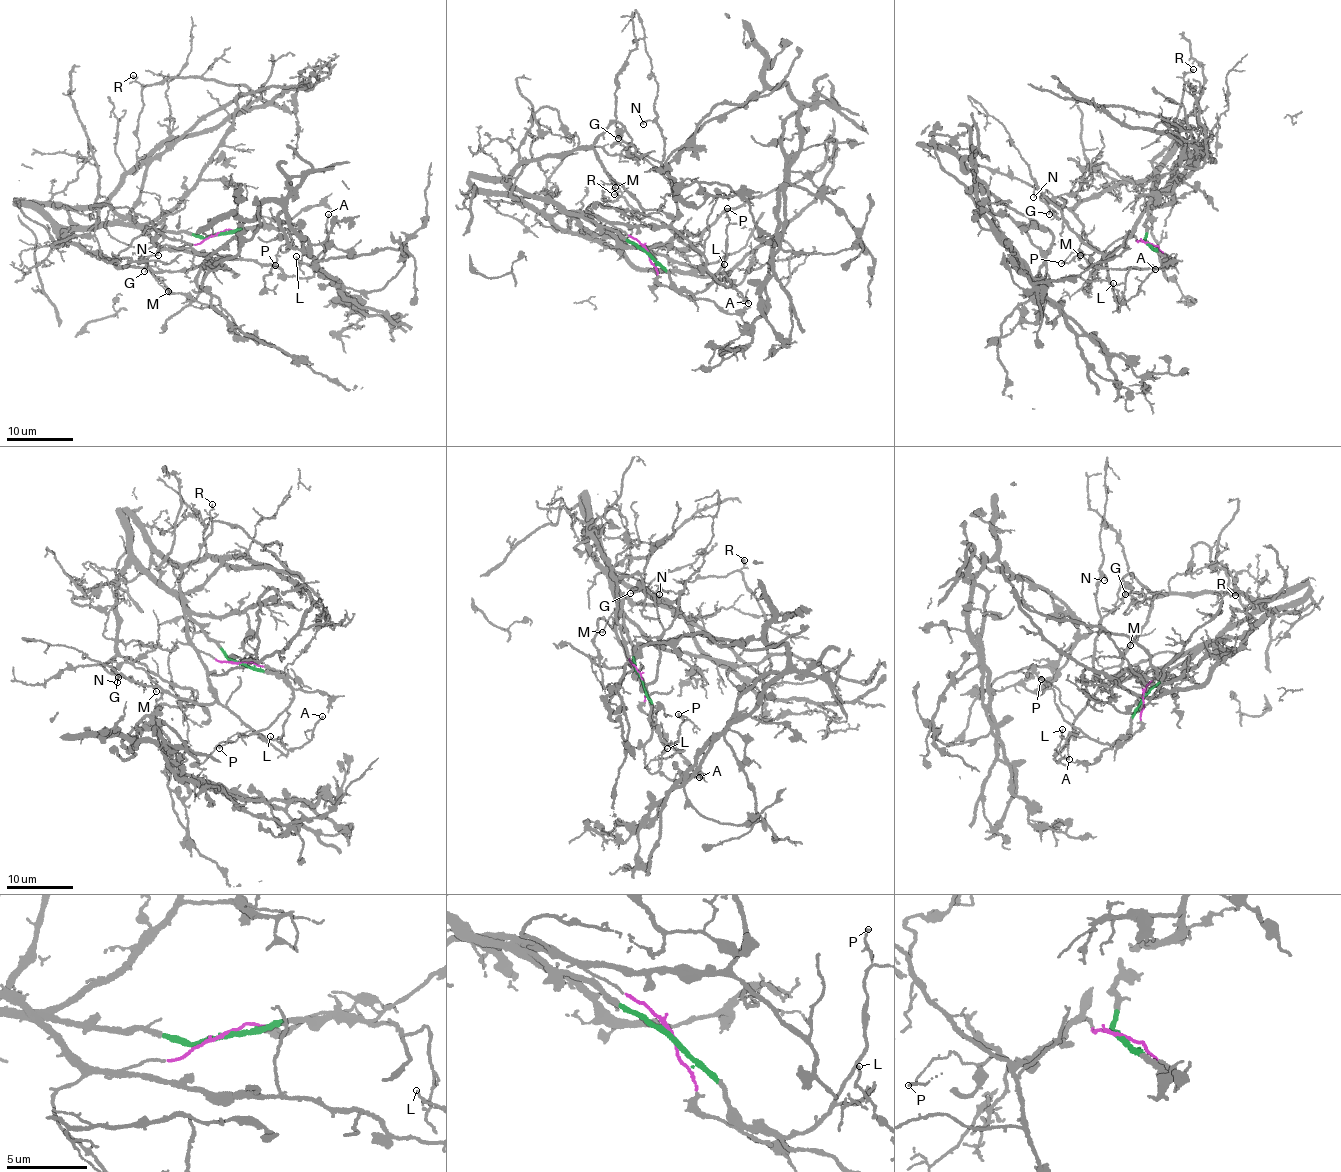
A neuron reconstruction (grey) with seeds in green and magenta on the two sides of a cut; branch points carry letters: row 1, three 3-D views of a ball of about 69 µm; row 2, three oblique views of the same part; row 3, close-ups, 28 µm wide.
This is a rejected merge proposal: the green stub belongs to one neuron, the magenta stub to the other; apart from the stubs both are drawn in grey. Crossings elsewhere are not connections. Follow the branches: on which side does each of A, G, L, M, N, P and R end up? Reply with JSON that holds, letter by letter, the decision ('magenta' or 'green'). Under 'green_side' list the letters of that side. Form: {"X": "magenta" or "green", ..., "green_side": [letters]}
{"A": "magenta", "G": "green", "L": "magenta", "M": "green", "N": "magenta", "P": "green", "R": "green", "green_side": ["G", "M", "P", "R"]}

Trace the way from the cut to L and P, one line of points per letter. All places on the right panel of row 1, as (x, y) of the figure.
L: (1147, 242), (1138, 241), (1132, 236), (1103, 260), (1118, 312), (1120, 305), (1113, 282)
P: (1147, 242), (1167, 261), (1160, 269), (1088, 265), (1078, 254), (1061, 264)

